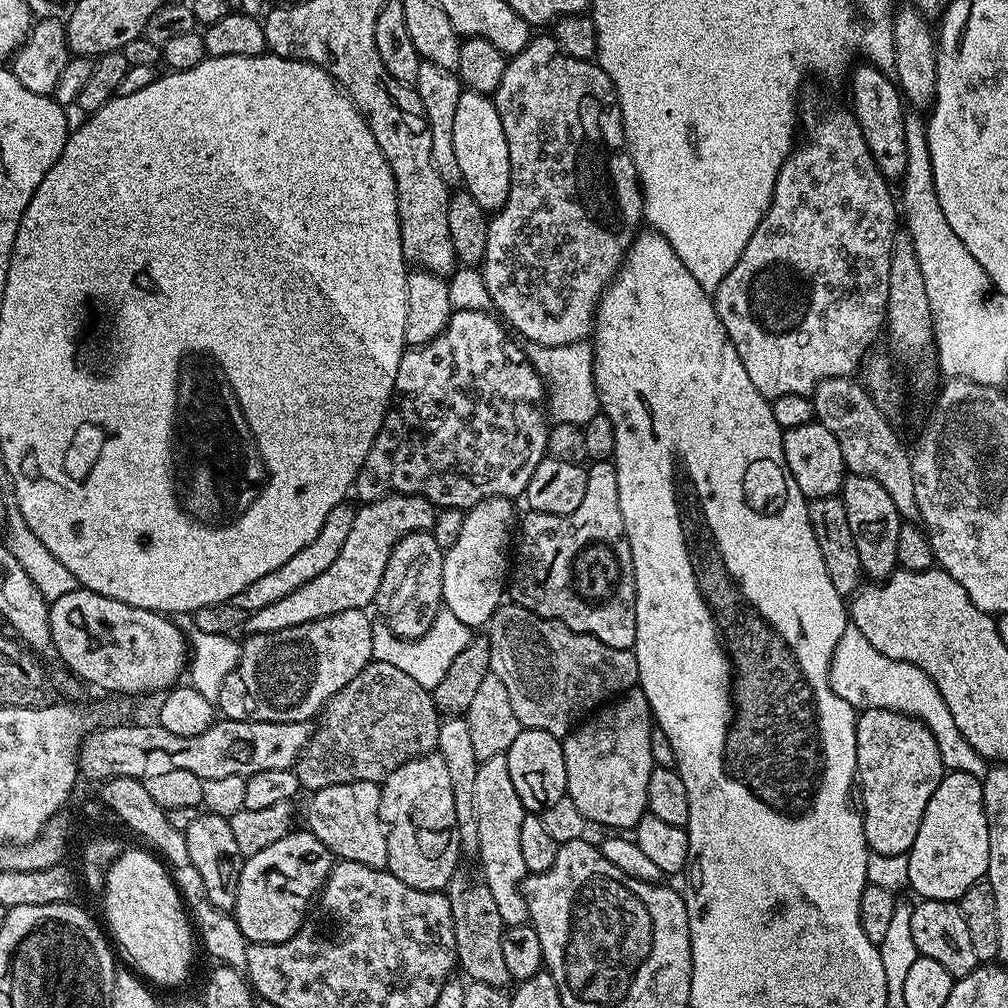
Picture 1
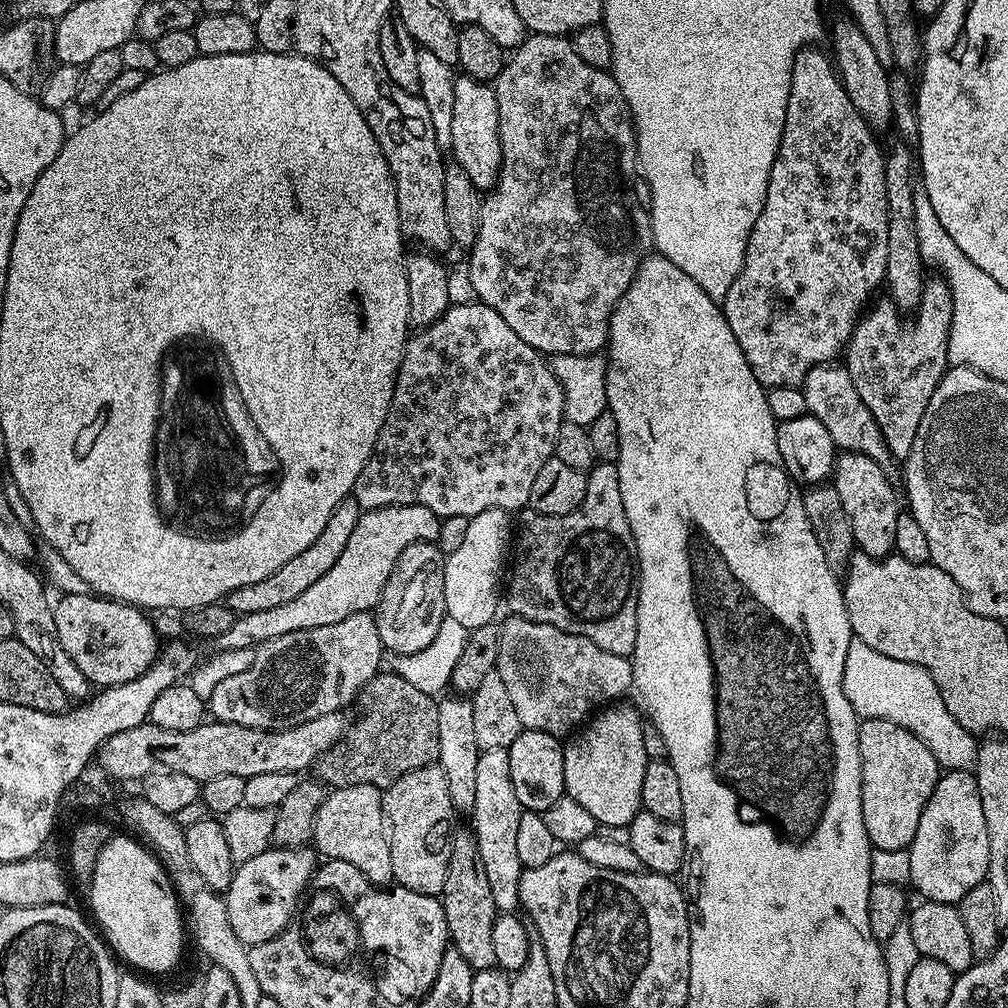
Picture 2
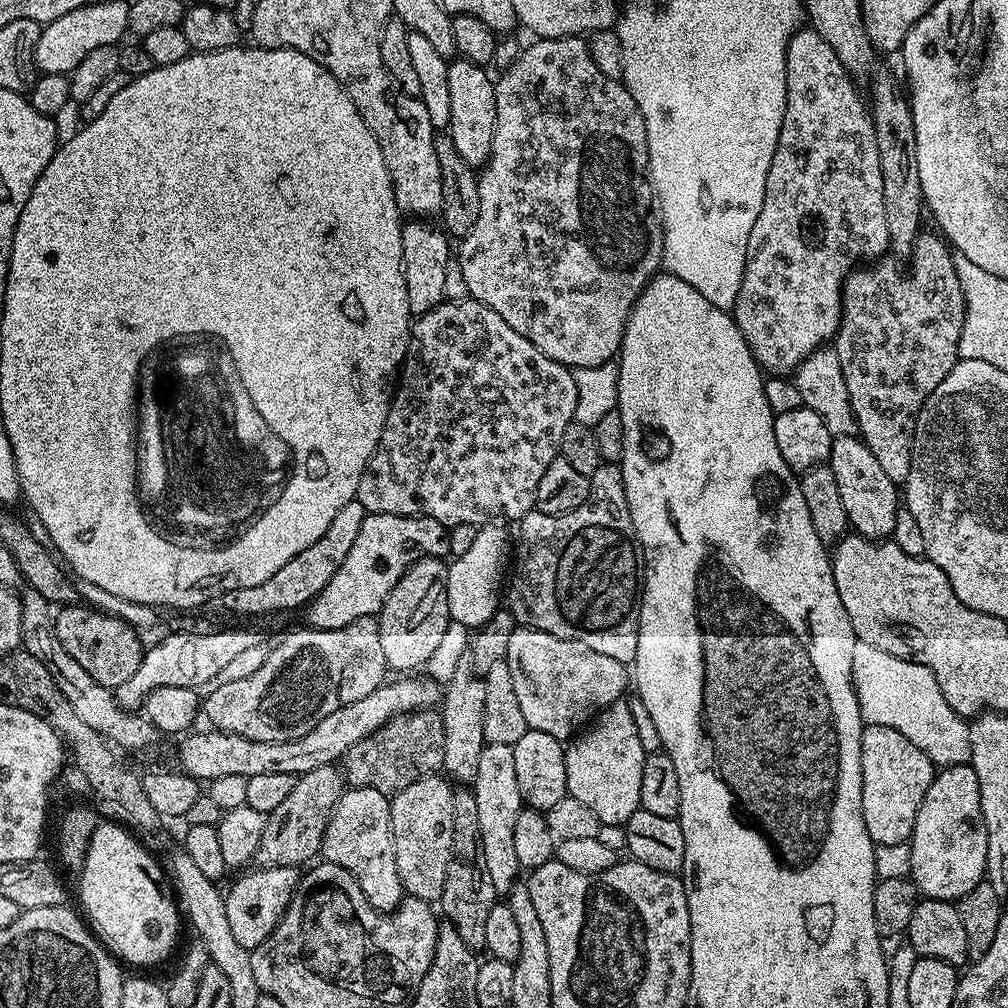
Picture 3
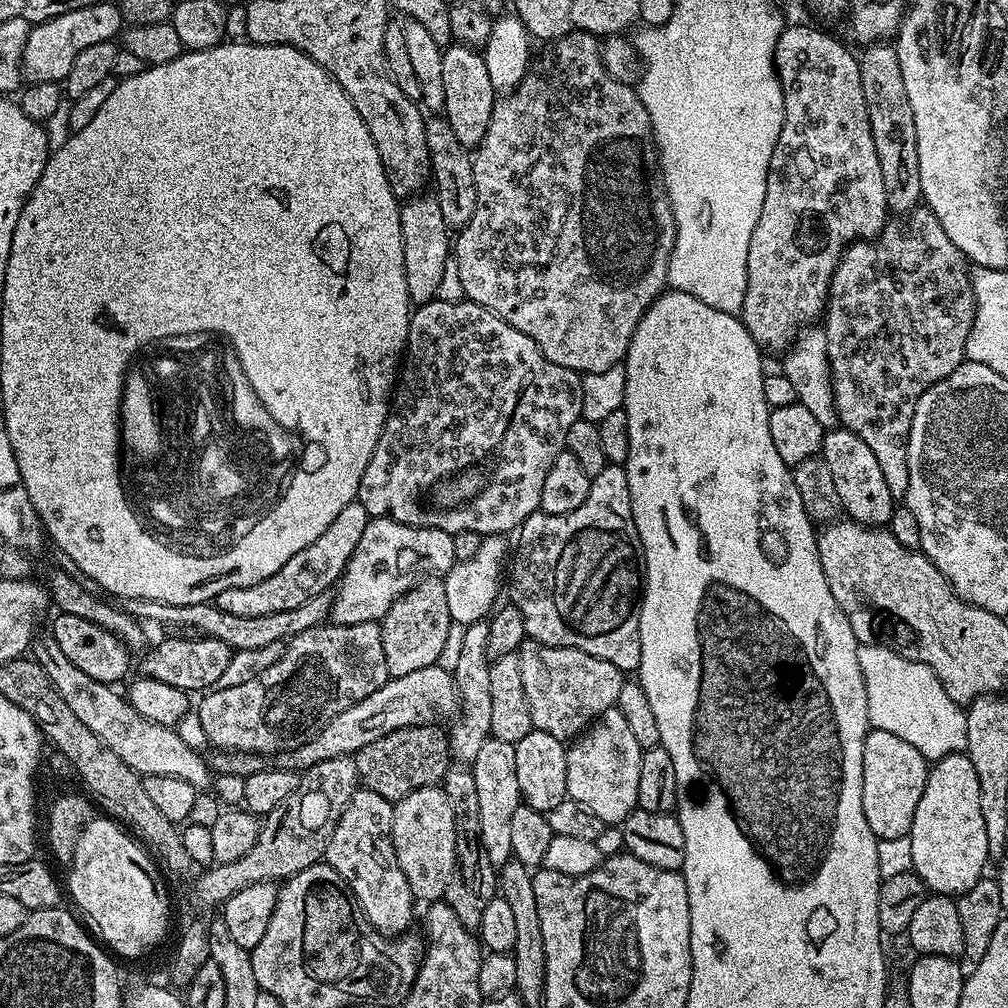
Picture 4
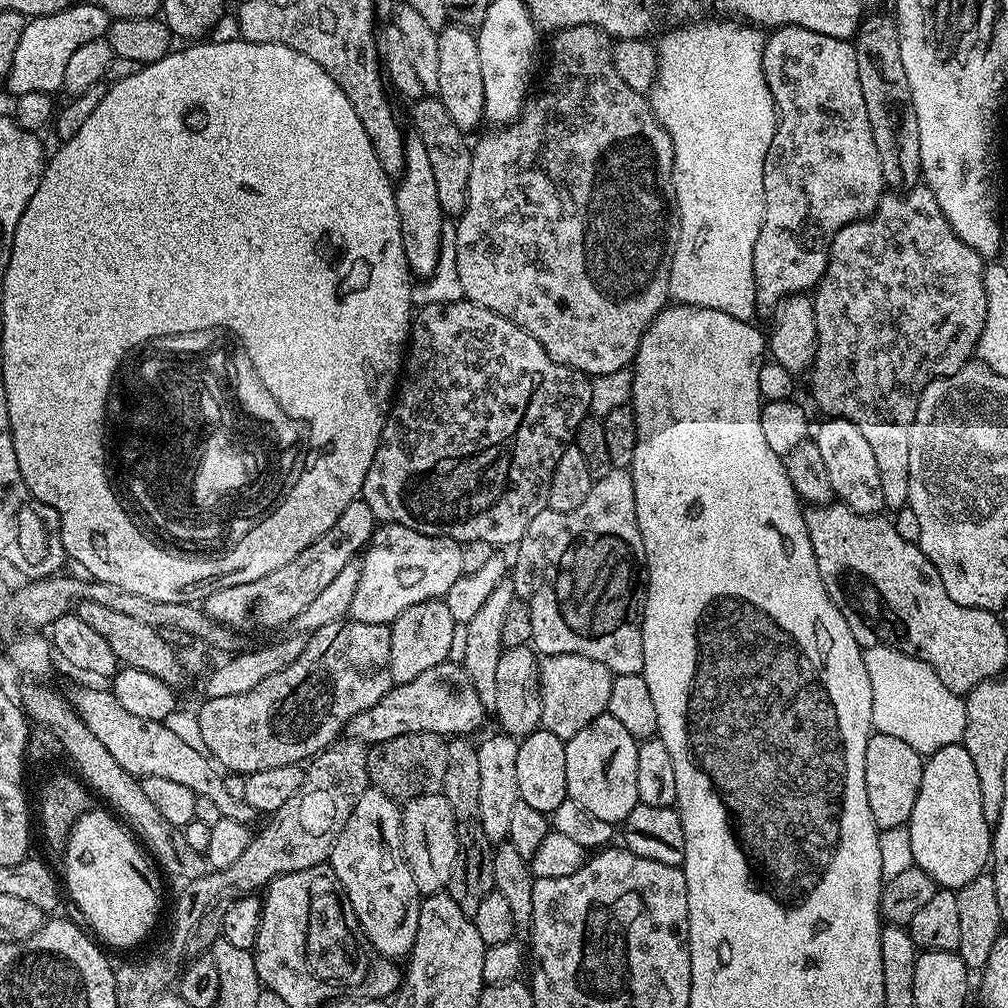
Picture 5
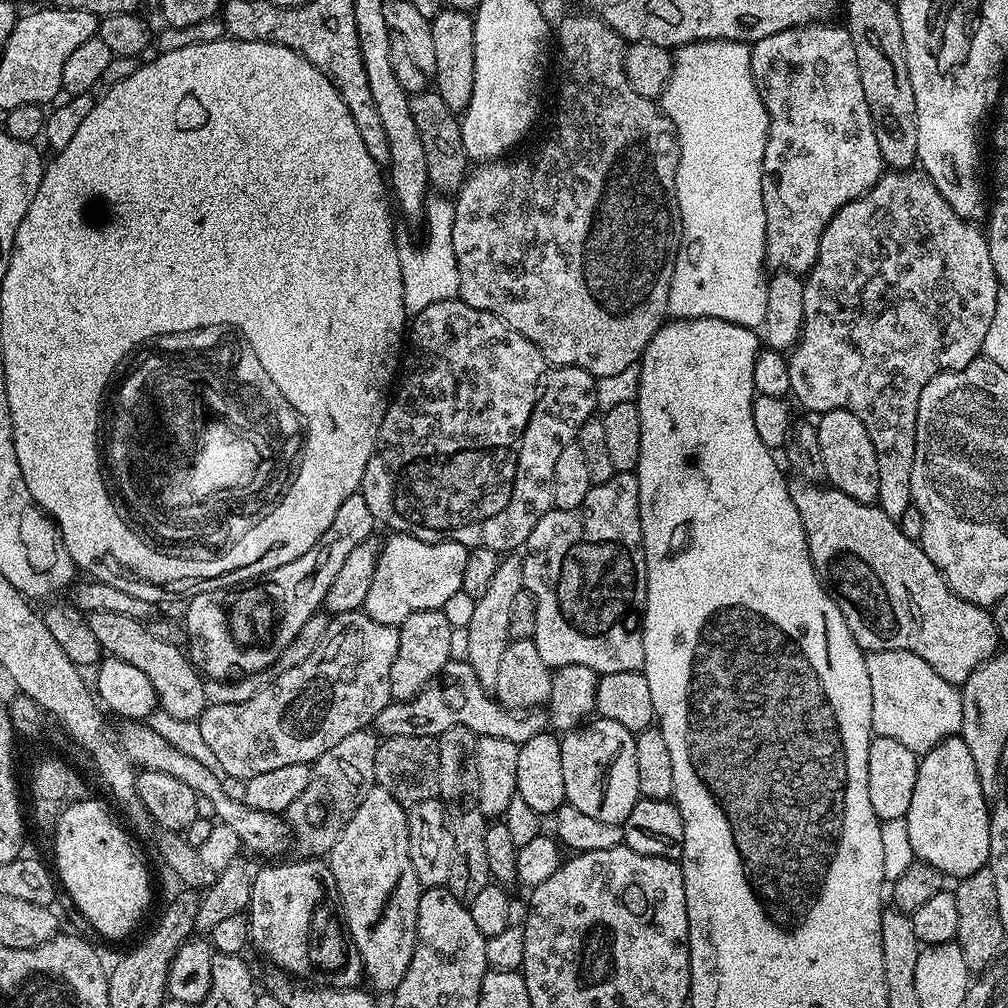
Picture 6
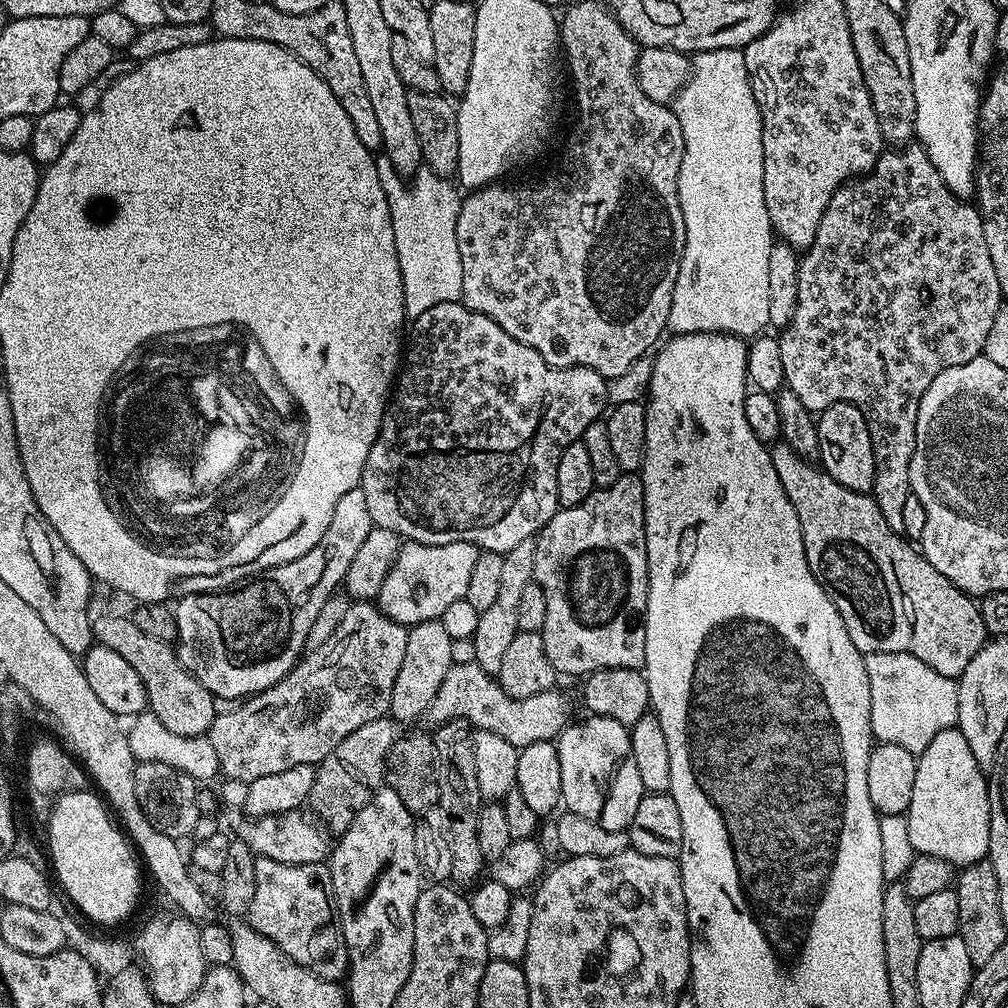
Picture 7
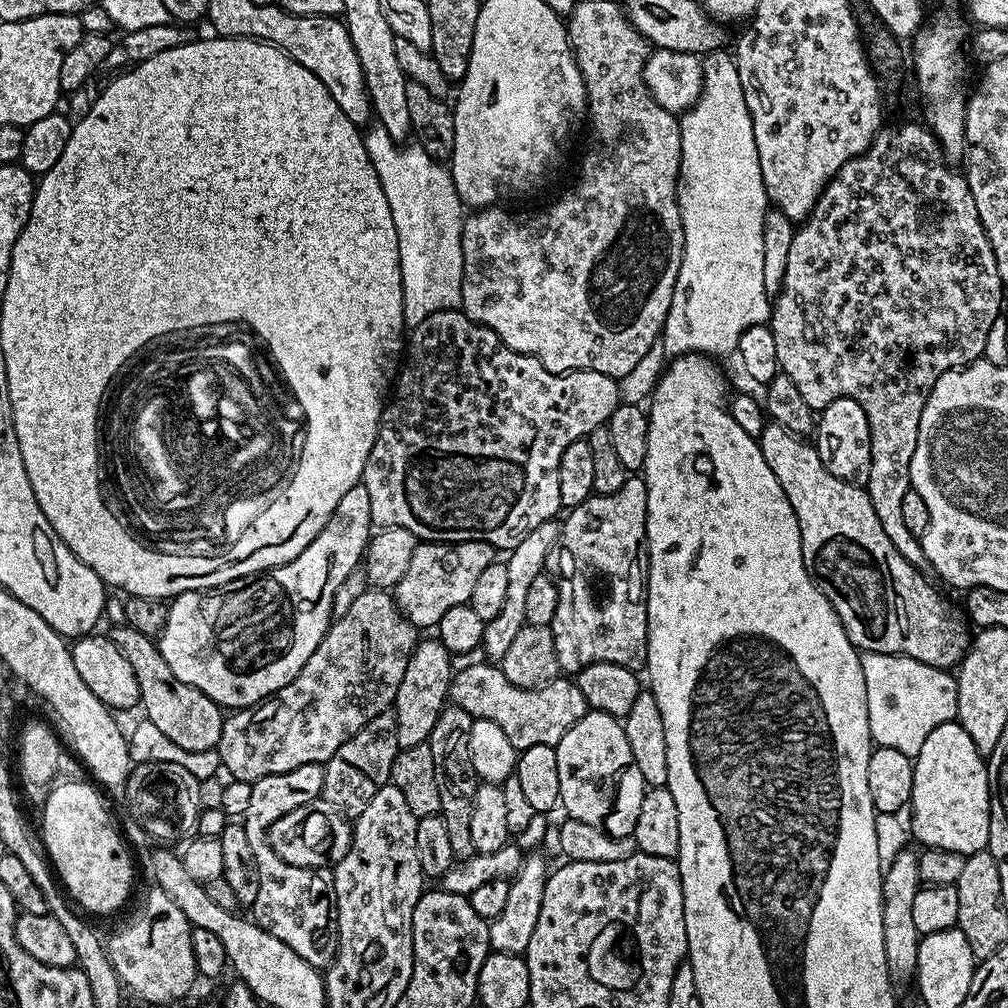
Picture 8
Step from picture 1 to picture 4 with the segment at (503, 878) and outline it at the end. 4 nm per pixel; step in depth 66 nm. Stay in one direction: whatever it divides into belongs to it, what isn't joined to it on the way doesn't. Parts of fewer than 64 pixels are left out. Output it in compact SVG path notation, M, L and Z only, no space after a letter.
M489 738L482 742L482 751L470 765L474 774L474 782L478 785L478 826L482 850L486 850L486 858L498 870L512 859L510 850L510 817L521 804L518 790L518 769L516 769L514 750L516 746L510 742L502 742Z

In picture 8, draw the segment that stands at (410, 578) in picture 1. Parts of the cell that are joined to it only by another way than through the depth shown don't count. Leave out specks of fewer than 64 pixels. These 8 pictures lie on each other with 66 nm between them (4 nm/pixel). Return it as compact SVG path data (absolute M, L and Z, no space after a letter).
M438 638L421 639L410 654L410 662L406 666L406 674L402 674L402 683L398 685L394 705L400 748L428 743L428 735L434 730L434 722L438 722L440 711L446 707L448 700L448 687L451 686L454 675L452 657L453 653L448 652Z

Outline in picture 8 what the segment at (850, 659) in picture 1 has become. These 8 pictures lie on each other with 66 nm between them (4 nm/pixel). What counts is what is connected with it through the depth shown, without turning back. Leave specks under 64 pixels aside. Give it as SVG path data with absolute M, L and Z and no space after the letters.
M860 652L862 678L866 678L866 706L870 714L873 745L902 750L915 758L922 742L937 726L956 720L958 686L951 671L926 666L909 656Z

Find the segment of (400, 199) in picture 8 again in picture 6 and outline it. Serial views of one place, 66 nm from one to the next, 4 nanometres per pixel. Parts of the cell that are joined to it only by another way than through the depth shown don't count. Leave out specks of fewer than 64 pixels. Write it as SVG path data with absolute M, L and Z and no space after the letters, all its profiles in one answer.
M436 194L425 203L422 225L424 241L420 245L401 239L400 265L402 266L402 290L405 313L415 314L434 306L434 302L454 300L460 294L458 262L454 258L454 203L447 195Z

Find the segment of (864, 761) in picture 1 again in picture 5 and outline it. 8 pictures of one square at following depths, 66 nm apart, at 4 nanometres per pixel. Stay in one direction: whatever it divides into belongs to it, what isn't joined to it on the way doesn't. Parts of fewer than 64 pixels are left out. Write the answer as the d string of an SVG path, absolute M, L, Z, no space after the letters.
M873 731L869 736L866 742L866 798L870 798L870 814L874 814L877 828L903 828L907 825L914 810L914 802L918 798L918 790L922 786L923 769L924 760L920 753L906 746L906 742L878 731Z

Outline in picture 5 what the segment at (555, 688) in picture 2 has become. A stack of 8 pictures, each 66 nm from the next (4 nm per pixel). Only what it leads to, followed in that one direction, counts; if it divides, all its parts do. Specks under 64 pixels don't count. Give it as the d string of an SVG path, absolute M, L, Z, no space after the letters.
M558 654L543 657L539 665L542 698L540 722L543 731L567 742L574 738L574 734L578 734L578 730L594 722L594 718L607 713L614 673L602 666L602 662L594 662L594 658L586 658L582 654Z

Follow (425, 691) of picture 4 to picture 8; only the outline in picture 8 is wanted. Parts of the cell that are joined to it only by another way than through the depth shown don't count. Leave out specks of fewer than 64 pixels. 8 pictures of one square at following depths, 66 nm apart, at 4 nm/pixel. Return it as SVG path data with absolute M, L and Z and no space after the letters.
M492 662L468 666L466 670L456 672L451 686L448 687L448 700L466 710L466 714L470 714L473 720L485 720L502 726L506 738L510 738L510 746L517 750L539 744L554 746L560 741L562 734L566 734L566 730L570 730L570 726L574 726L574 722L578 722L590 710L586 698L582 698L582 690L578 690L578 686L571 679L557 678L537 688L523 688L514 686L514 682L510 682L510 678L506 678L506 674L502 674L502 670Z

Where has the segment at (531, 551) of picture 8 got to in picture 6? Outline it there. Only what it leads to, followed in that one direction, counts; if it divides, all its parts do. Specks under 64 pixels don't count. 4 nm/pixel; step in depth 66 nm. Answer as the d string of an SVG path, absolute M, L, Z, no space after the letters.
M508 554L501 559L486 594L475 597L474 615L471 616L466 628L466 643L469 646L467 662L474 670L474 674L478 674L478 682L482 682L482 686L489 690L495 689L502 653L506 651L506 646L512 640L510 613L514 606L514 598L524 586L523 561L524 557L520 554Z

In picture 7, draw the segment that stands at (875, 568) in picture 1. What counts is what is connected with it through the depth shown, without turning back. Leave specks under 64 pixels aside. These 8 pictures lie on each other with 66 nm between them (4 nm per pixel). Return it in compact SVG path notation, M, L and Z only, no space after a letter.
M846 402L830 404L824 412L819 413L816 429L818 430L818 446L820 447L819 467L828 472L830 478L834 478L834 482L846 486L846 490L871 493L874 486L874 446L870 438L870 430L866 426L864 412L858 410L858 406Z

